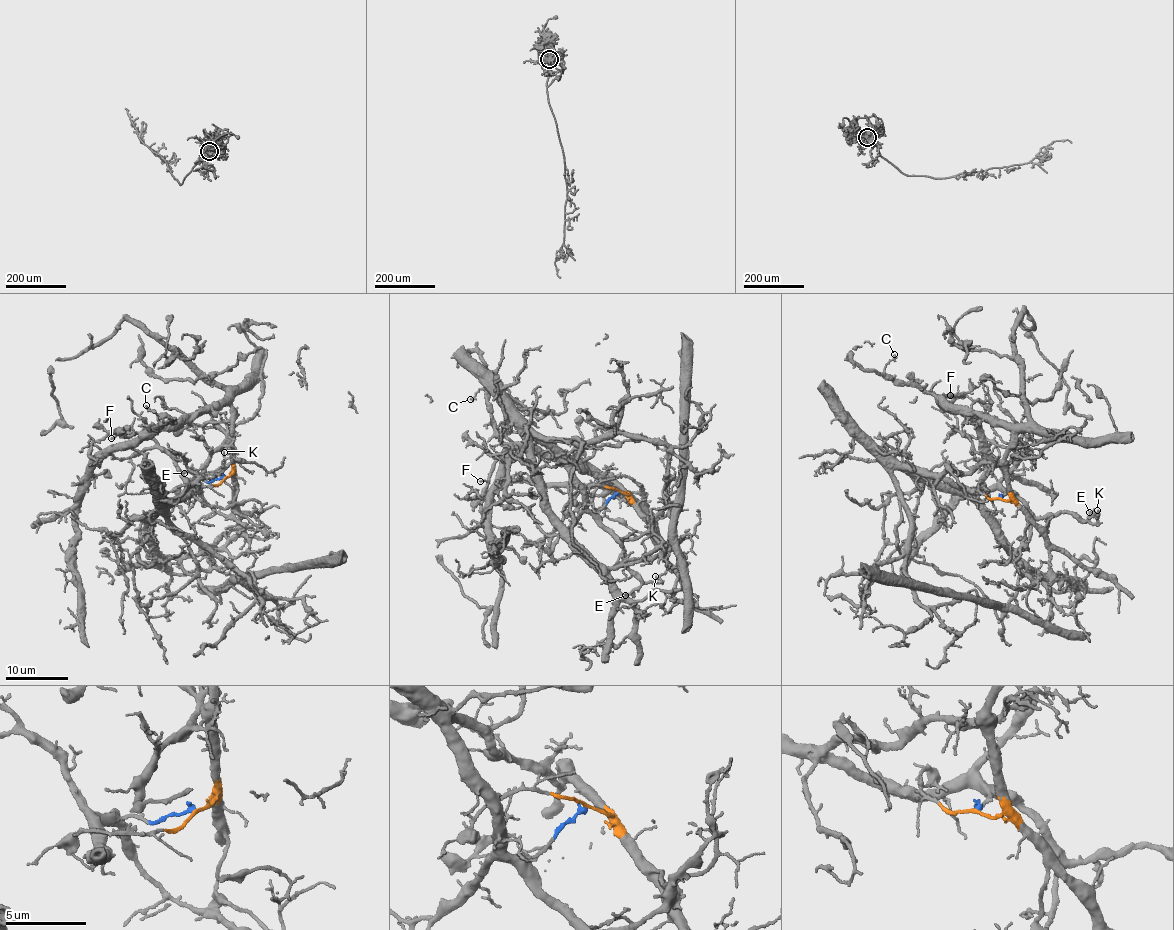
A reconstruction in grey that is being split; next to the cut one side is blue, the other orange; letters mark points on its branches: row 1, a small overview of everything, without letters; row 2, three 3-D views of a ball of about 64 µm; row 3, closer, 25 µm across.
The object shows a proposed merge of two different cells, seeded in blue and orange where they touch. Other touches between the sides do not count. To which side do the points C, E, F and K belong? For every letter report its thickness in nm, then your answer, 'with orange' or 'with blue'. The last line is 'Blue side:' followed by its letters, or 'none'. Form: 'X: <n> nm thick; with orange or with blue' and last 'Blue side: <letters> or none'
C: 130 nm thick; with orange
E: 110 nm thick; with blue
F: 120 nm thick; with orange
K: 130 nm thick; with blue
Blue side: E, K

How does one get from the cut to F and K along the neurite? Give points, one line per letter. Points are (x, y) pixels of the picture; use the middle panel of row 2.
F: (619, 491), (628, 495), (608, 472), (516, 448), (502, 452), (487, 479), (479, 480)
K: (619, 491), (609, 497), (598, 514), (600, 522), (622, 543), (626, 568), (644, 583), (659, 582), (656, 575)

